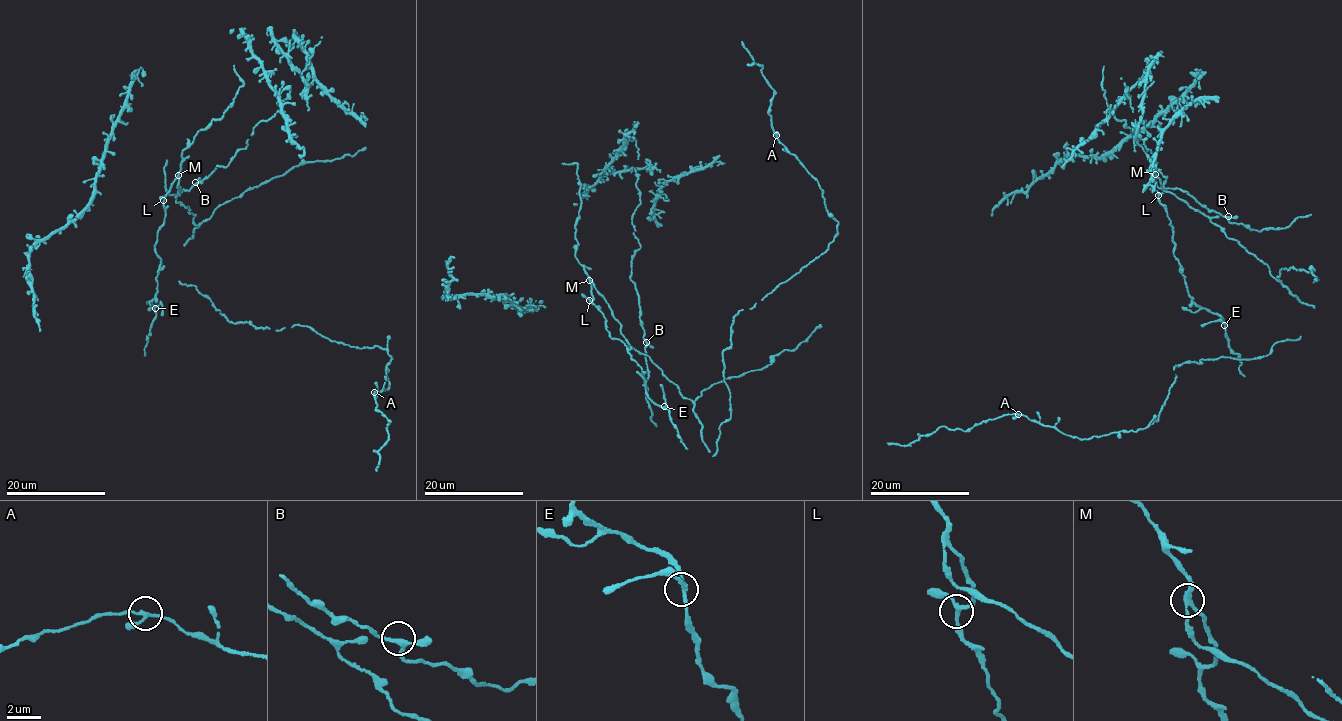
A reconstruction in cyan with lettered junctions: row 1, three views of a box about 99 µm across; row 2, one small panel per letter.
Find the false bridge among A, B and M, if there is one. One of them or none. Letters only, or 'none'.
M

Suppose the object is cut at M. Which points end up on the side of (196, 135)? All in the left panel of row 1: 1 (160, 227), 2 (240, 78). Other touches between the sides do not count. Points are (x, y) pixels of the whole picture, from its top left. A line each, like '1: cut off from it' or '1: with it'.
1: with it
2: with it

